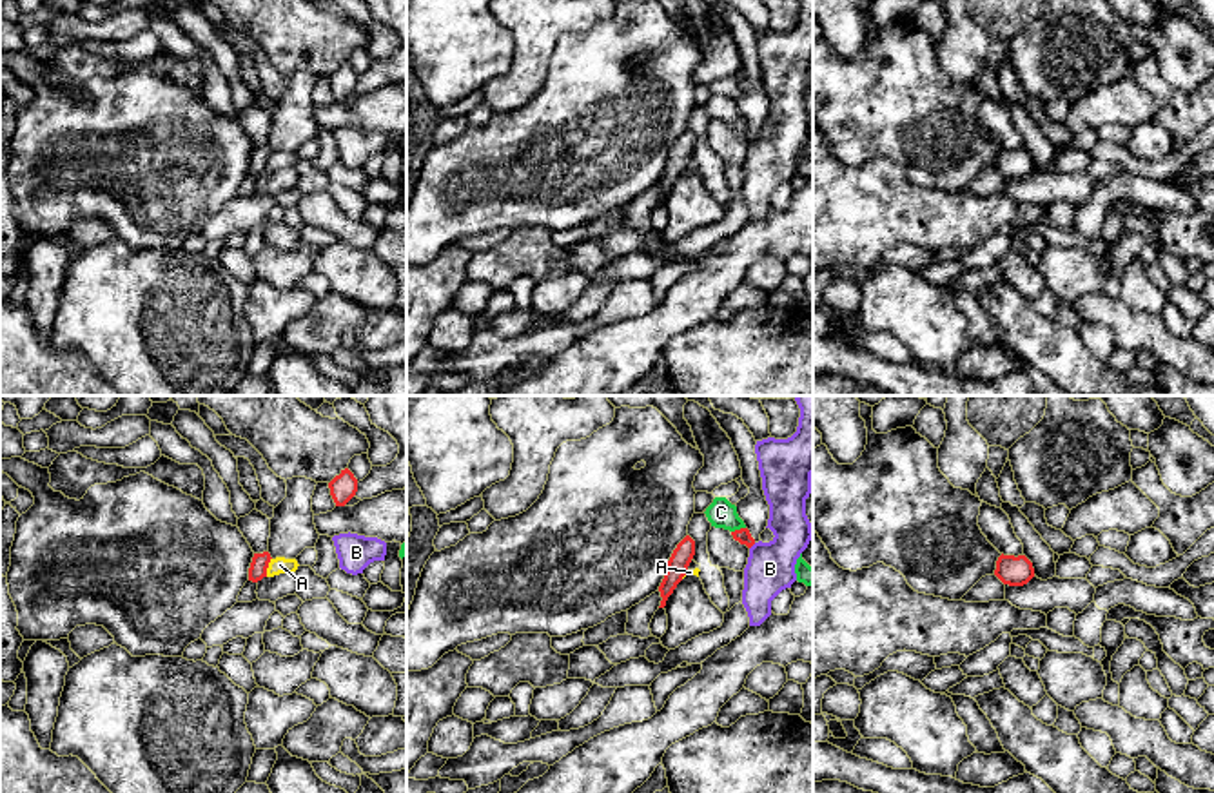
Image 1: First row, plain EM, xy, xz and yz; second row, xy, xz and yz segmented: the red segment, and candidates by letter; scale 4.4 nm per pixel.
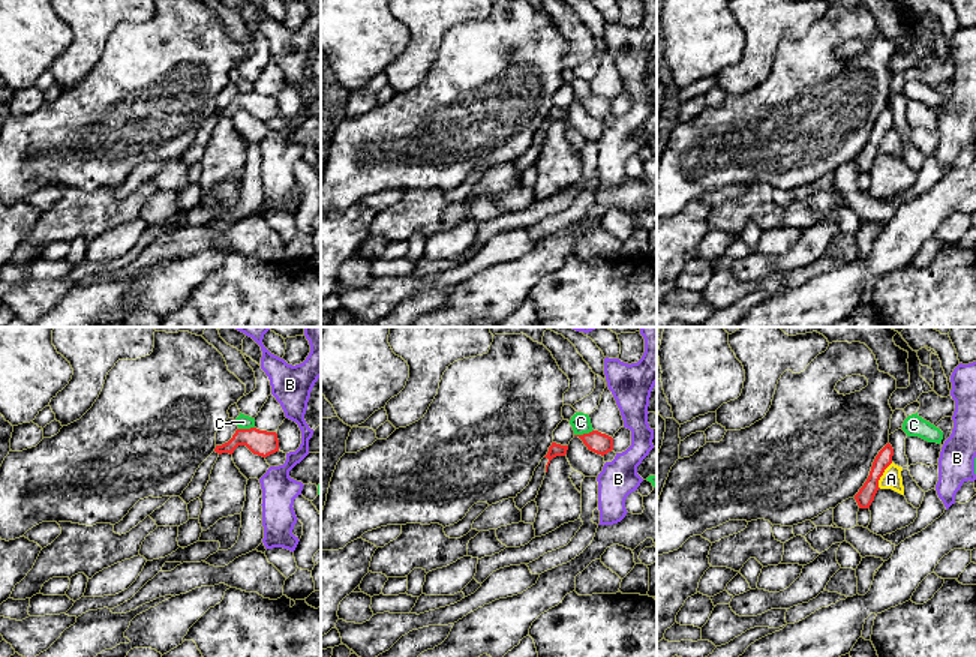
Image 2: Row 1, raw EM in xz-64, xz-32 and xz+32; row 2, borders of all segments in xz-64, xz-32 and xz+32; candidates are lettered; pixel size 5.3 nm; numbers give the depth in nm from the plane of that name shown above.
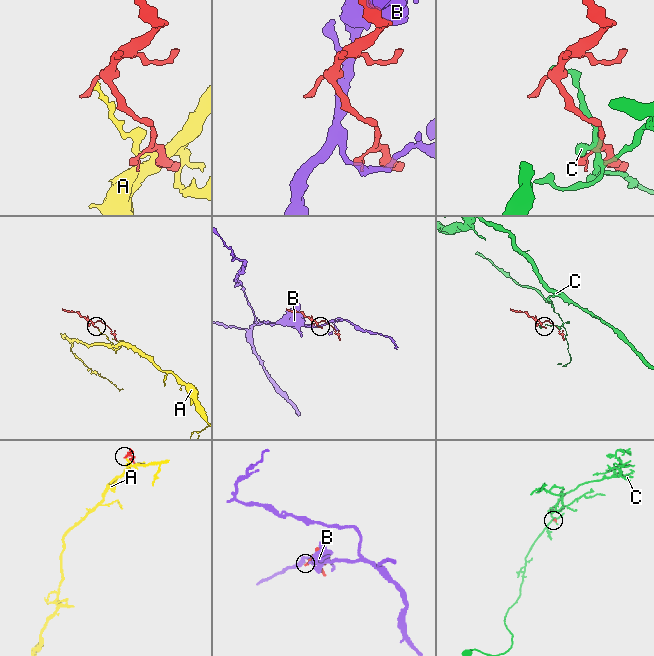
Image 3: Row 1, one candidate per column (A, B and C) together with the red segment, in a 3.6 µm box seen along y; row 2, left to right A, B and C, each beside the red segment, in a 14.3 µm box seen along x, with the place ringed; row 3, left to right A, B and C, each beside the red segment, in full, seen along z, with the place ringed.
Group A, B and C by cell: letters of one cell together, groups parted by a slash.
A / B / C

